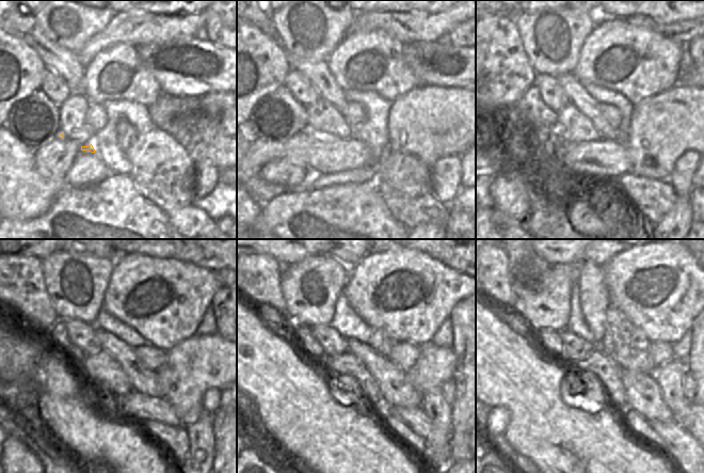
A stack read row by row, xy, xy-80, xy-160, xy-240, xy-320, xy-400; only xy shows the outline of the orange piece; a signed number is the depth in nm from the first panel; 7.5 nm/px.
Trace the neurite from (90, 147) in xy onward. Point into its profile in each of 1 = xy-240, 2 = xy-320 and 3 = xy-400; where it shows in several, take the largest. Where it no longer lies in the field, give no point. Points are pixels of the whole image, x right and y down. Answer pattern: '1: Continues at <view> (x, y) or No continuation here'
1: Continues at xy-240 (136, 406)
2: Continues at xy-320 (415, 418)
3: Continues at xy-400 (684, 451).

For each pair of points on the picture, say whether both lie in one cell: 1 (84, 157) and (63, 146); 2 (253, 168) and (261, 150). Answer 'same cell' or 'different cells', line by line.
1: different cells
2: same cell

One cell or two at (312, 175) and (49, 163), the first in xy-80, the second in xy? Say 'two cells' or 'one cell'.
two cells

